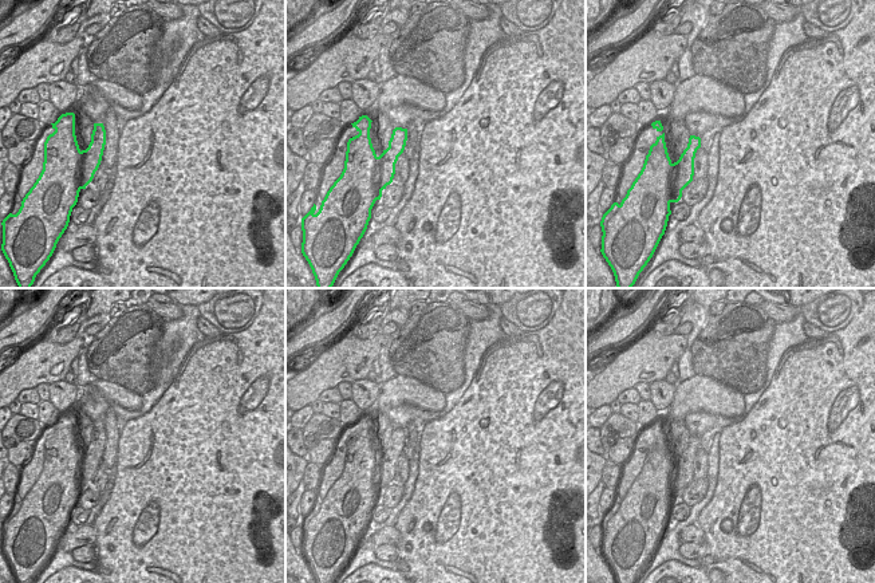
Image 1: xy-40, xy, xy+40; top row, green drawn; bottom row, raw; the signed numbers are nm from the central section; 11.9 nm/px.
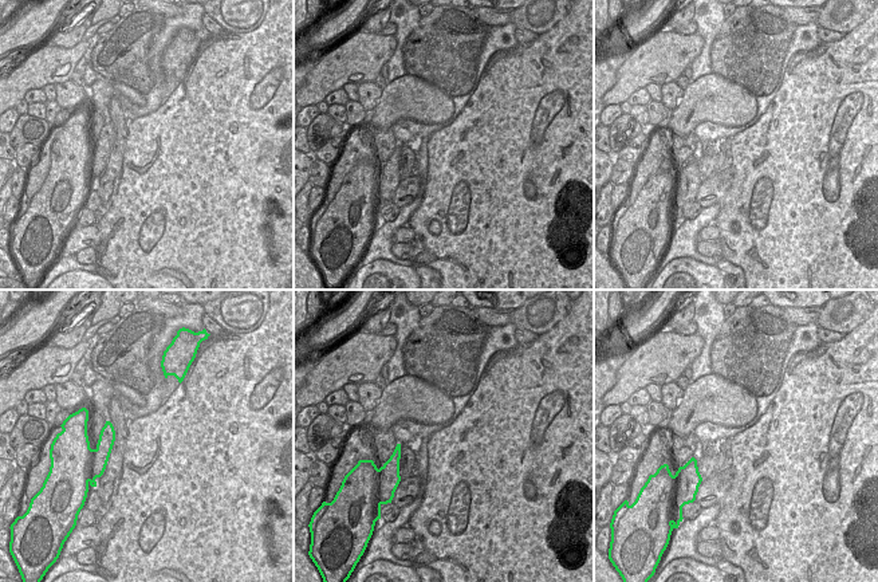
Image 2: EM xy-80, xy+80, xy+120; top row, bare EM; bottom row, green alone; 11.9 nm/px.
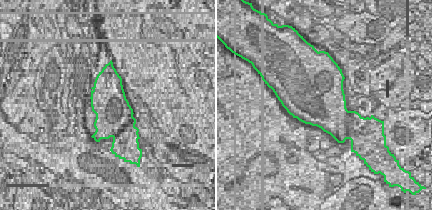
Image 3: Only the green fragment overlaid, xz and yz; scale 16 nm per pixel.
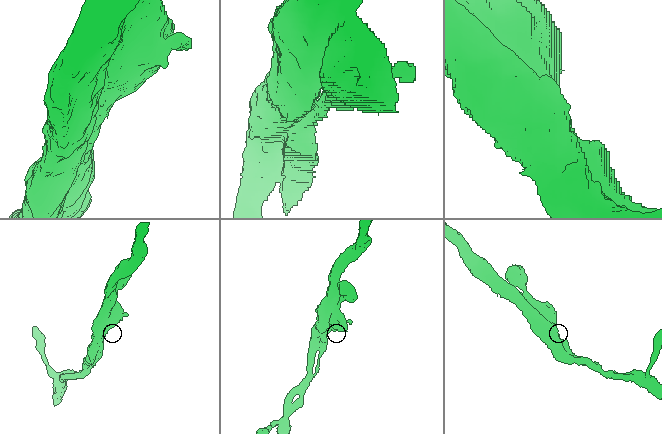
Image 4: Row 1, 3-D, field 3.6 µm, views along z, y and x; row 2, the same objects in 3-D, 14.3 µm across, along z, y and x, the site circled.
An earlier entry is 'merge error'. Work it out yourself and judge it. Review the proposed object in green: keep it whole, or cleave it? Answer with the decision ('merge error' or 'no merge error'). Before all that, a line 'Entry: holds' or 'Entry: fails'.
Entry: fails
no merge error

